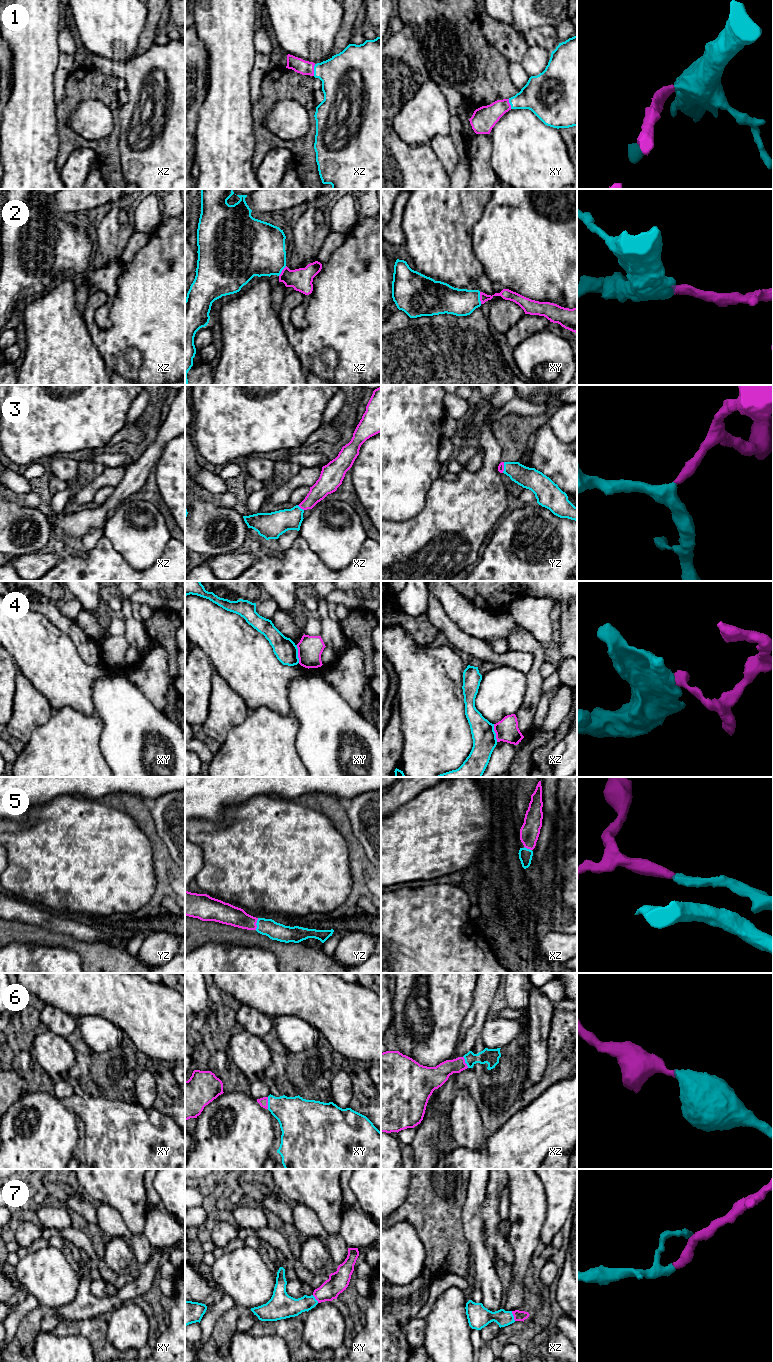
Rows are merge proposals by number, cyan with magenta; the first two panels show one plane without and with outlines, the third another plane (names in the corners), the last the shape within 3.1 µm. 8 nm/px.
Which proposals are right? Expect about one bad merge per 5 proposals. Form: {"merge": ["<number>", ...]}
{"merge": ["1", "2", "3", "5", "6", "7"]}

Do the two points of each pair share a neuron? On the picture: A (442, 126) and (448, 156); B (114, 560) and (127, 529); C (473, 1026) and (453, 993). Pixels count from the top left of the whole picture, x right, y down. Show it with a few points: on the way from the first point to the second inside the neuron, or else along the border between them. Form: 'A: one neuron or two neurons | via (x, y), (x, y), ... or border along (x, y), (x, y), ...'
A: two neurons | border along (448, 134), (438, 134), (429, 142)
B: two neurons | border along (104, 535), (133, 569)
C: two neurons | border along (473, 991), (473, 1003), (463, 1021), (459, 1036)

